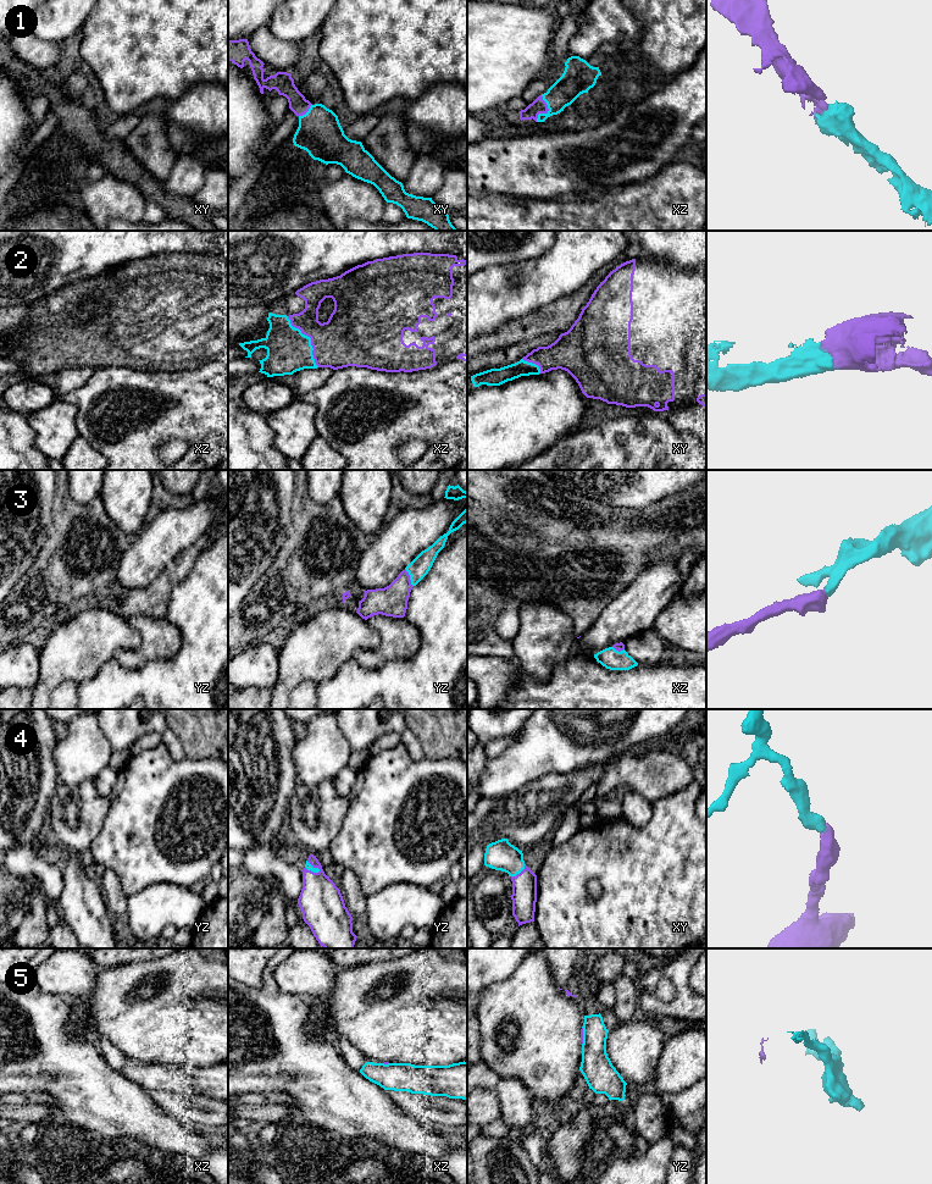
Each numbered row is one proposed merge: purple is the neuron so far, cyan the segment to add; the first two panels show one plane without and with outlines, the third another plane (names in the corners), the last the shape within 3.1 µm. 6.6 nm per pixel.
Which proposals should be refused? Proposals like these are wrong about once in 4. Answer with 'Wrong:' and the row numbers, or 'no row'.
Wrong: 5

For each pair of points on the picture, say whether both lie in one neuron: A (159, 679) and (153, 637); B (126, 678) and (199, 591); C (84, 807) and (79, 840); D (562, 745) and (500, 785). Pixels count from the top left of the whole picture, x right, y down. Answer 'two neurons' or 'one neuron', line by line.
A: two neurons
B: one neuron
C: one neuron
D: one neuron

